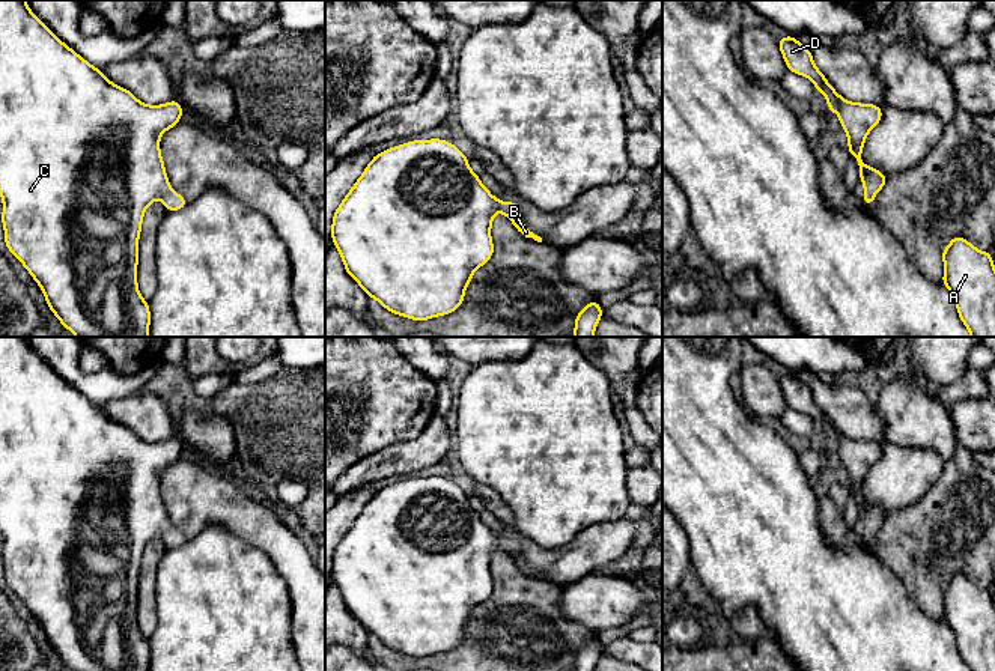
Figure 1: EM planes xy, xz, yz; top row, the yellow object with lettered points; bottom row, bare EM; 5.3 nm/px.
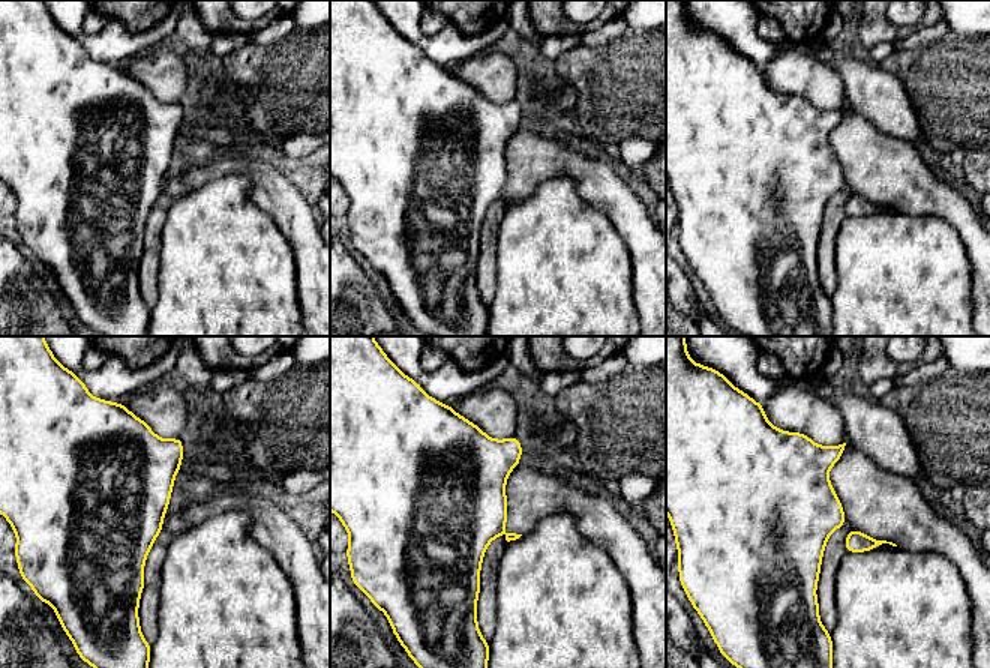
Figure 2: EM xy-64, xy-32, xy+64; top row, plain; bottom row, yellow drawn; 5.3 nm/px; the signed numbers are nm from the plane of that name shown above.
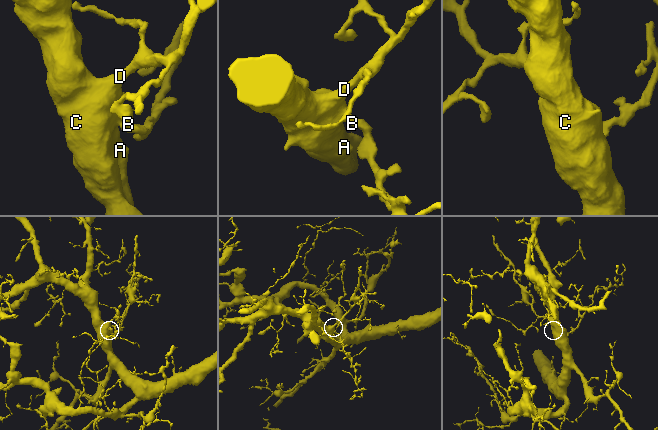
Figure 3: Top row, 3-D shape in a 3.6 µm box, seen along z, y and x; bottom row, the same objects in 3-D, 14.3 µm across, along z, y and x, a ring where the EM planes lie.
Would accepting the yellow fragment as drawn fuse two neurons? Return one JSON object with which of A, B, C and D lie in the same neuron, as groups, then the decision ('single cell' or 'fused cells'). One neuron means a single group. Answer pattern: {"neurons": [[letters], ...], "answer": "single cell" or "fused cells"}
{"neurons": [["A", "B", "C", "D"]], "answer": "single cell"}

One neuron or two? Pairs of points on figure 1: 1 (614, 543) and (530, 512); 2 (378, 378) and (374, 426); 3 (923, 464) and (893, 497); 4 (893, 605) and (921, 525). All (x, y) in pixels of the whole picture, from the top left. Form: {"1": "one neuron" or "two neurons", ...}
{"1": "two neurons", "2": "one neuron", "3": "one neuron", "4": "two neurons"}

